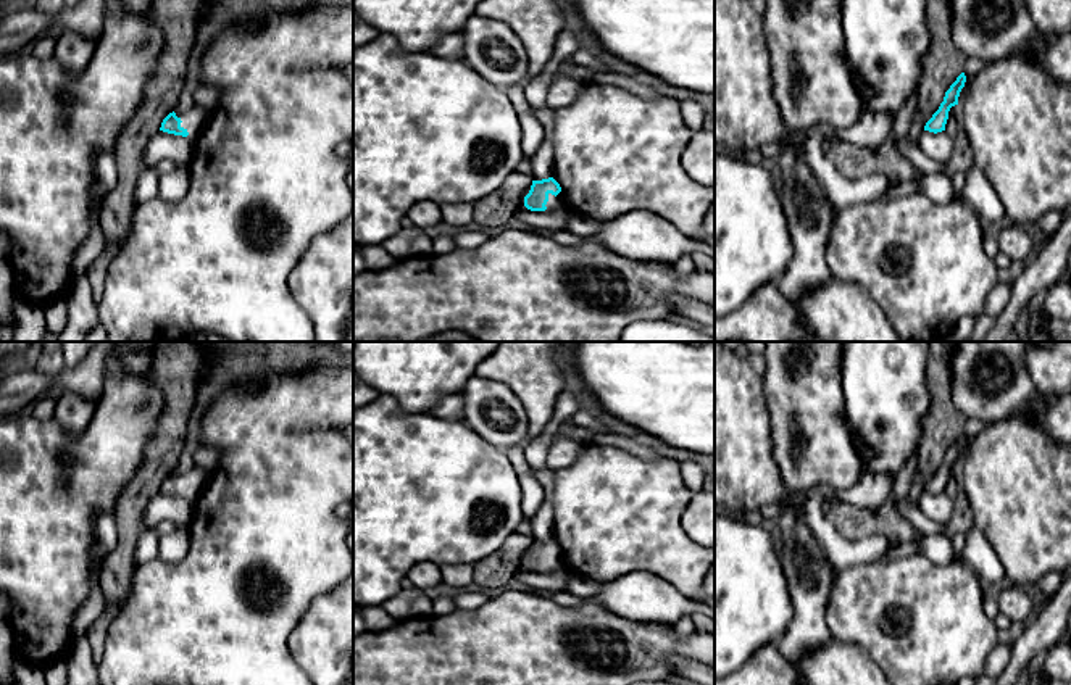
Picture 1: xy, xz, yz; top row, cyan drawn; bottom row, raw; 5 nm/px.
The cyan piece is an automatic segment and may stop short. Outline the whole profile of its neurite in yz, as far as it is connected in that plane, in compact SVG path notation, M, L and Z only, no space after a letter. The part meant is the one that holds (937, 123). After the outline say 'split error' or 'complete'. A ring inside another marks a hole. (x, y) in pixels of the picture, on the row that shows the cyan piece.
M961 73L956 81L950 85L945 92L944 102L940 103L939 110L932 114L932 118L926 122L924 131L929 132L942 132L945 131L945 124L948 119L948 111L952 106L958 105L958 97L961 89L965 87L966 76Z; complete

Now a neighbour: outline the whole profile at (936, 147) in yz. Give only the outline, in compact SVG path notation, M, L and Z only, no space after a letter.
M923 131L916 142L916 147L929 161L948 163L955 160L953 139L945 131L937 134Z

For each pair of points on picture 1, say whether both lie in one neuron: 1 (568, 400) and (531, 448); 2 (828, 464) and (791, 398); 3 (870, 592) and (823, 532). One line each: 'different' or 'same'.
1: same
2: same
3: different

